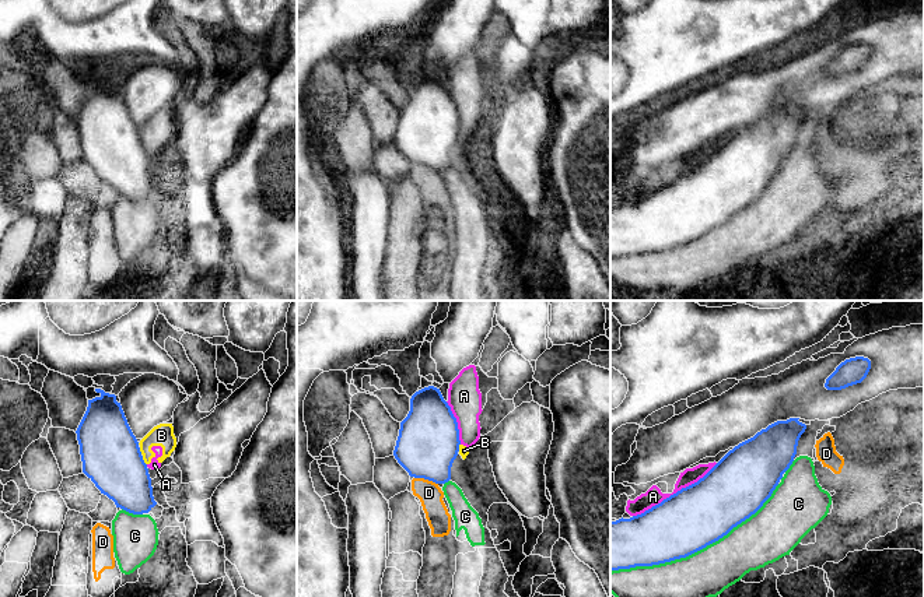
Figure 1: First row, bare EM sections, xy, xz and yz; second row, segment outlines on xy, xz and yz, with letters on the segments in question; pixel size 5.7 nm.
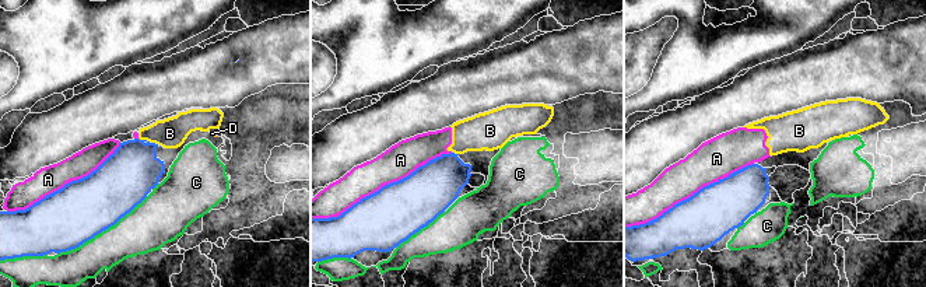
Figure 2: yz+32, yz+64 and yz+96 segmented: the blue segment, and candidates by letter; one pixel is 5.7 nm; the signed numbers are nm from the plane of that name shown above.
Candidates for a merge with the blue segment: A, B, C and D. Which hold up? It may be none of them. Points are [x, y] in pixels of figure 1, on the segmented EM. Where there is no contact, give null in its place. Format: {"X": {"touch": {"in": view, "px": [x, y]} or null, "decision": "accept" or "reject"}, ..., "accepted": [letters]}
{"A": {"touch": {"in": "yz", "px": [676, 492]}, "decision": "reject"}, "B": {"touch": {"in": "xy", "px": [143, 460]}, "decision": "reject"}, "C": {"touch": {"in": "yz", "px": [696, 551]}, "decision": "reject"}, "D": {"touch": {"in": "xz", "px": [426, 478]}, "decision": "reject"}, "accepted": []}

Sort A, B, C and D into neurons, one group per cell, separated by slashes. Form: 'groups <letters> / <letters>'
groups A B / C / D

